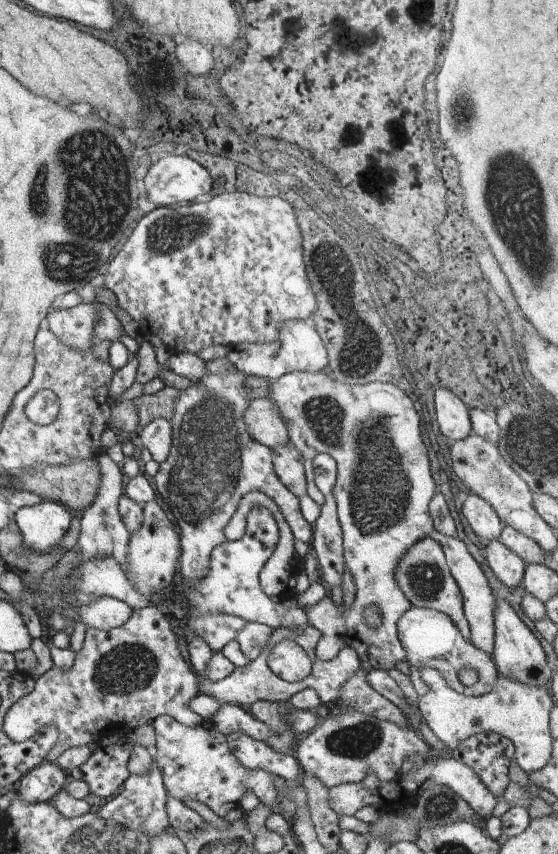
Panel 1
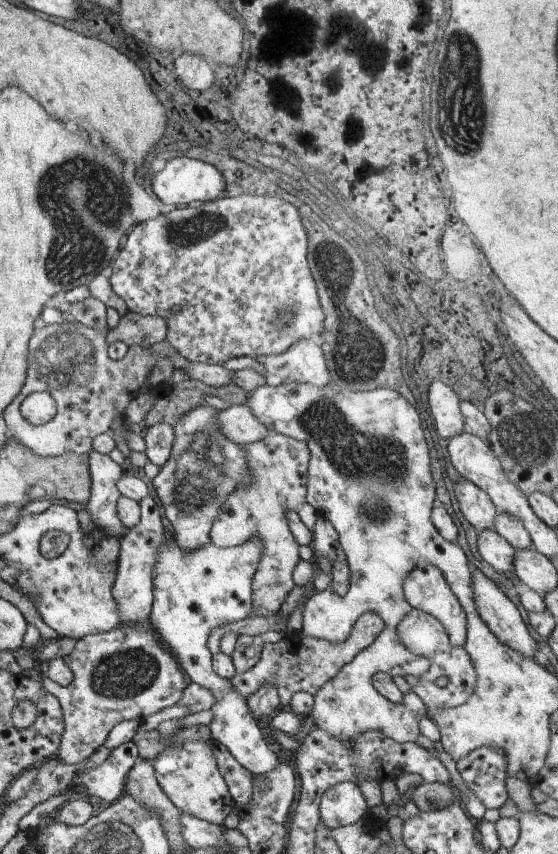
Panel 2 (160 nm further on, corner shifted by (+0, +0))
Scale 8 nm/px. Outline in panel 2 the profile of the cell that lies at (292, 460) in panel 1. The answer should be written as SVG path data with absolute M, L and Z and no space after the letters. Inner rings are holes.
M274 431L270 432L264 440L244 446L248 456L248 470L250 470L250 484L240 484L234 494L228 496L220 514L214 520L210 532L212 545L218 547L234 547L248 542L250 538L262 538L264 550L258 562L258 568L252 578L252 608L255 616L272 616L277 614L286 601L288 594L295 588L293 571L296 569L299 558L299 545L296 543L288 522L286 512L297 512L300 504L307 503L307 469L309 464L309 449L306 443L288 438Z

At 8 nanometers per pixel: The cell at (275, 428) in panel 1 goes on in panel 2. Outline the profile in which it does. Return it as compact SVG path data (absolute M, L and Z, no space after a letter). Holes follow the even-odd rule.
M244 404L232 405L227 410L218 411L216 422L220 422L226 438L240 446L260 442L270 433Z

